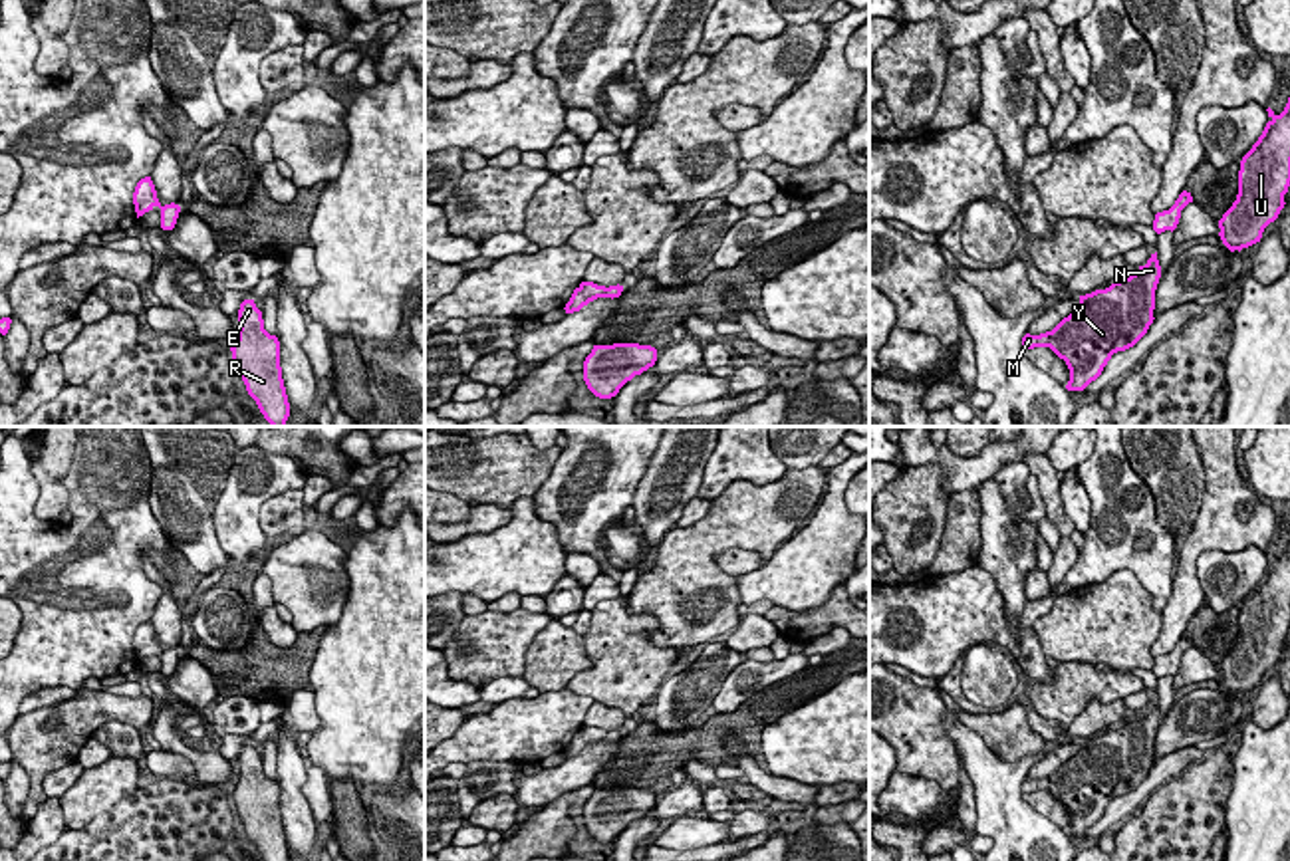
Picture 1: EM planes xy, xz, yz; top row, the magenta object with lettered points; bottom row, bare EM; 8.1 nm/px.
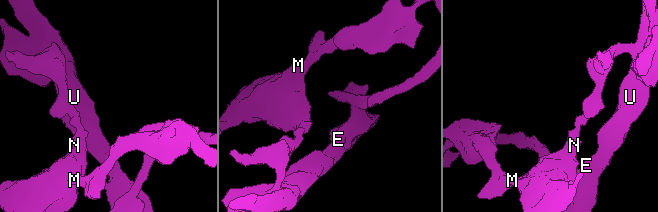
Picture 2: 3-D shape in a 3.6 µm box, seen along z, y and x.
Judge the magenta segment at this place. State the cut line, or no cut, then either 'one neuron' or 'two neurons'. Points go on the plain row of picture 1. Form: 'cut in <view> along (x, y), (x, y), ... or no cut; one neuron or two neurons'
cut in xy along (163, 651), (161, 655); two neurons

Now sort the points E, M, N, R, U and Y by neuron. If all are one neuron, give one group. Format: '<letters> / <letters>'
E R U / M N Y

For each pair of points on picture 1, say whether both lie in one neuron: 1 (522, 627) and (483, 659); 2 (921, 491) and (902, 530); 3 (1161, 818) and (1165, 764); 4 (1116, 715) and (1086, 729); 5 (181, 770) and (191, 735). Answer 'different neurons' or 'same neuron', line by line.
1: same neuron
2: same neuron
3: different neurons
4: same neuron
5: different neurons

